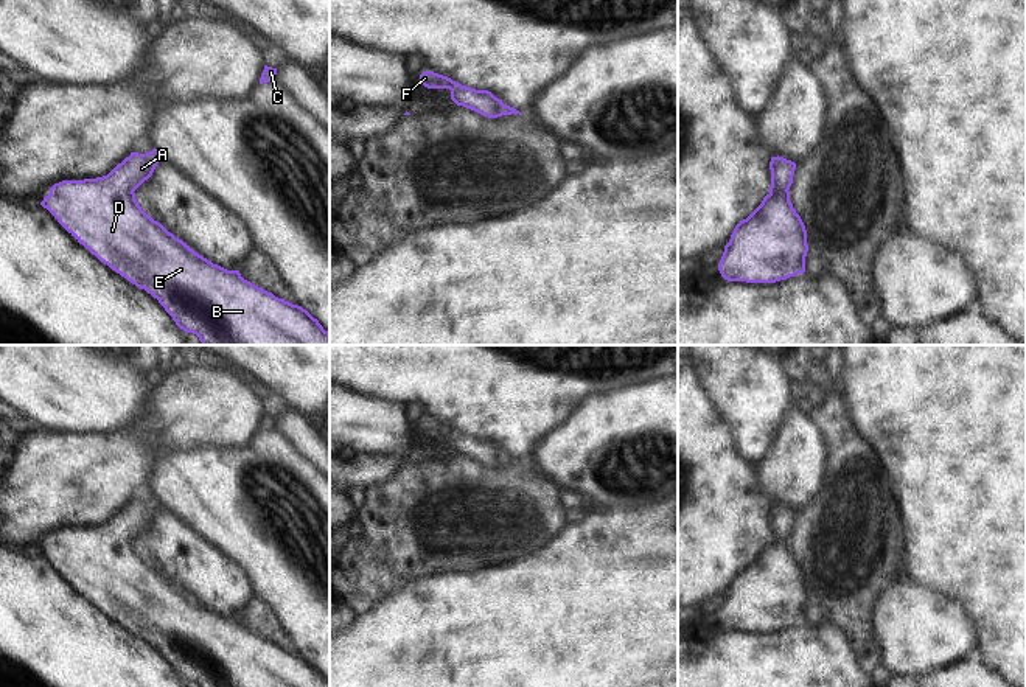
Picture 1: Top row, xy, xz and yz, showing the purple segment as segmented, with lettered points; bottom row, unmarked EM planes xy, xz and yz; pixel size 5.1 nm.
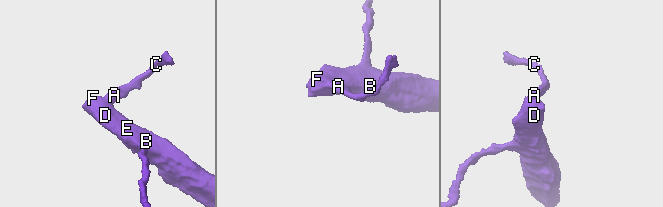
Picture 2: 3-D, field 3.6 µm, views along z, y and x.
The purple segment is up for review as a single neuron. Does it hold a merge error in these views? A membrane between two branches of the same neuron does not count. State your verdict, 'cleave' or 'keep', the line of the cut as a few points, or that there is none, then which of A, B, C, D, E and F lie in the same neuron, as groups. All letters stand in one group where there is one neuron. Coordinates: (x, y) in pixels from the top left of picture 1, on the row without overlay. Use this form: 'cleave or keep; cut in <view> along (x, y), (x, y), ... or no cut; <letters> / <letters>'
keep; no cut; A B C D E F

